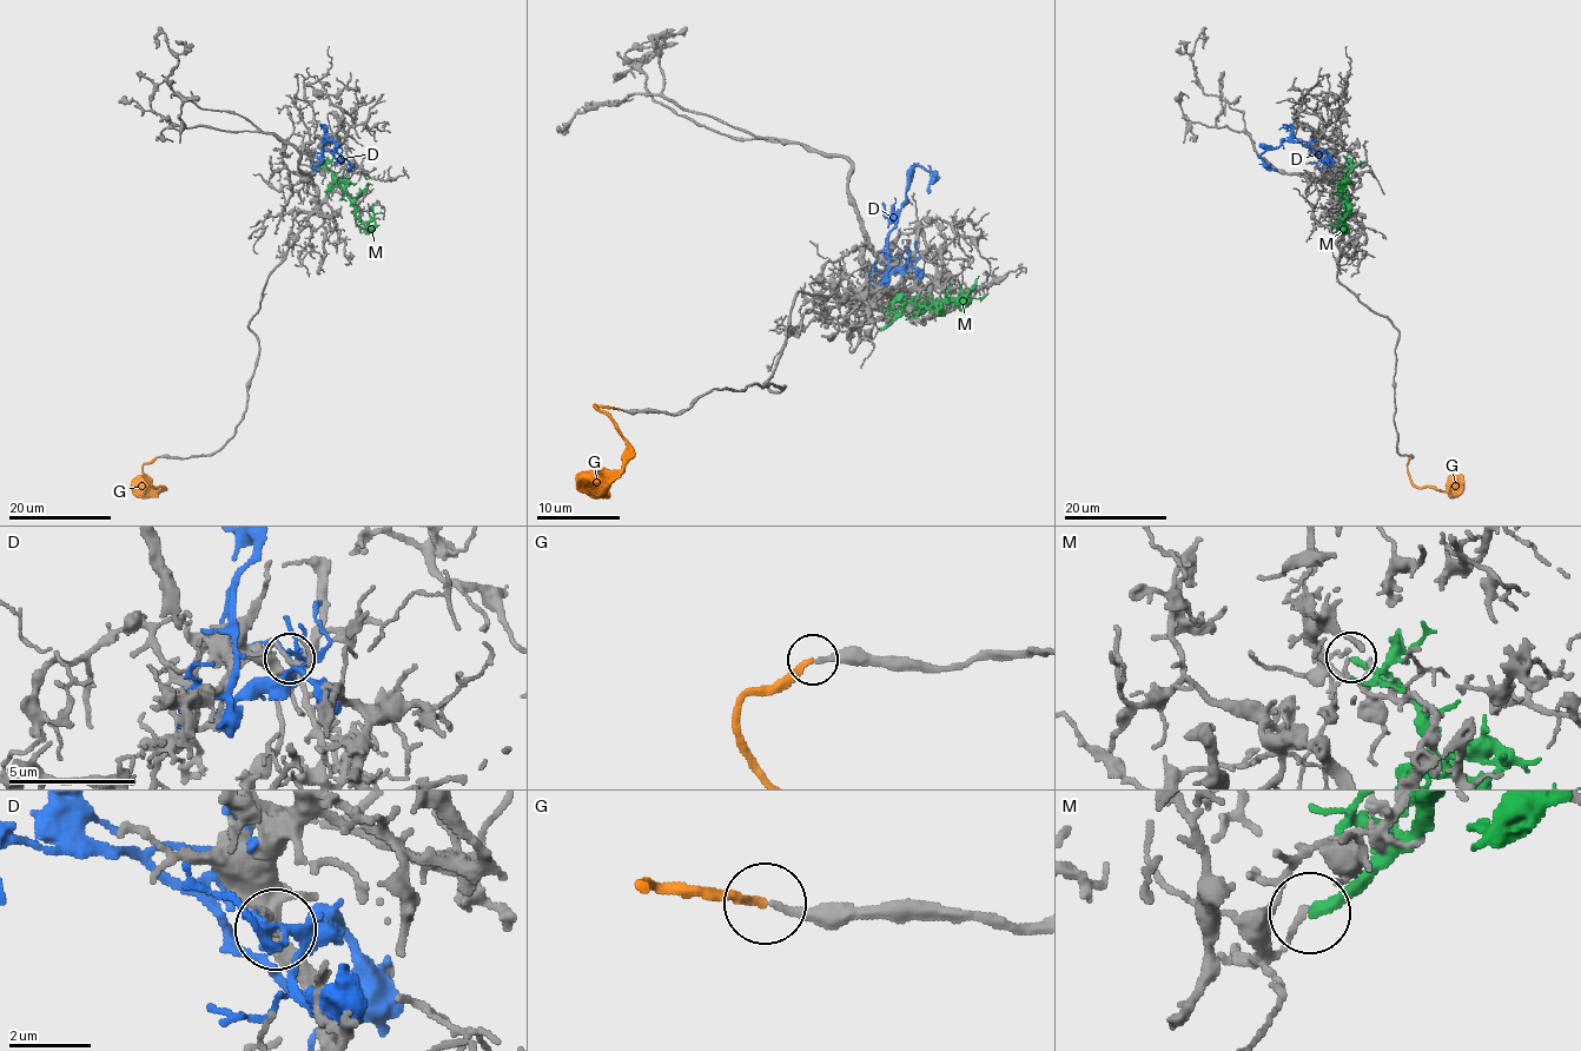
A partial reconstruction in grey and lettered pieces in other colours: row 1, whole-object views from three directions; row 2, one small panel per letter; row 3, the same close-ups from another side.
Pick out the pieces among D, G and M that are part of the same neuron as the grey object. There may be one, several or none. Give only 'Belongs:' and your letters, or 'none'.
Belongs: G

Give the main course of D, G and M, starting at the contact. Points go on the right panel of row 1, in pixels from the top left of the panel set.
D: (1318, 152), (1327, 153), (1325, 163), (1298, 141), (1284, 140), (1259, 156), (1277, 171)
G: (1409, 456), (1407, 473), (1417, 487), (1450, 490), (1459, 482)
M: (1361, 163), (1344, 182), (1348, 212), (1342, 224), (1341, 204)

